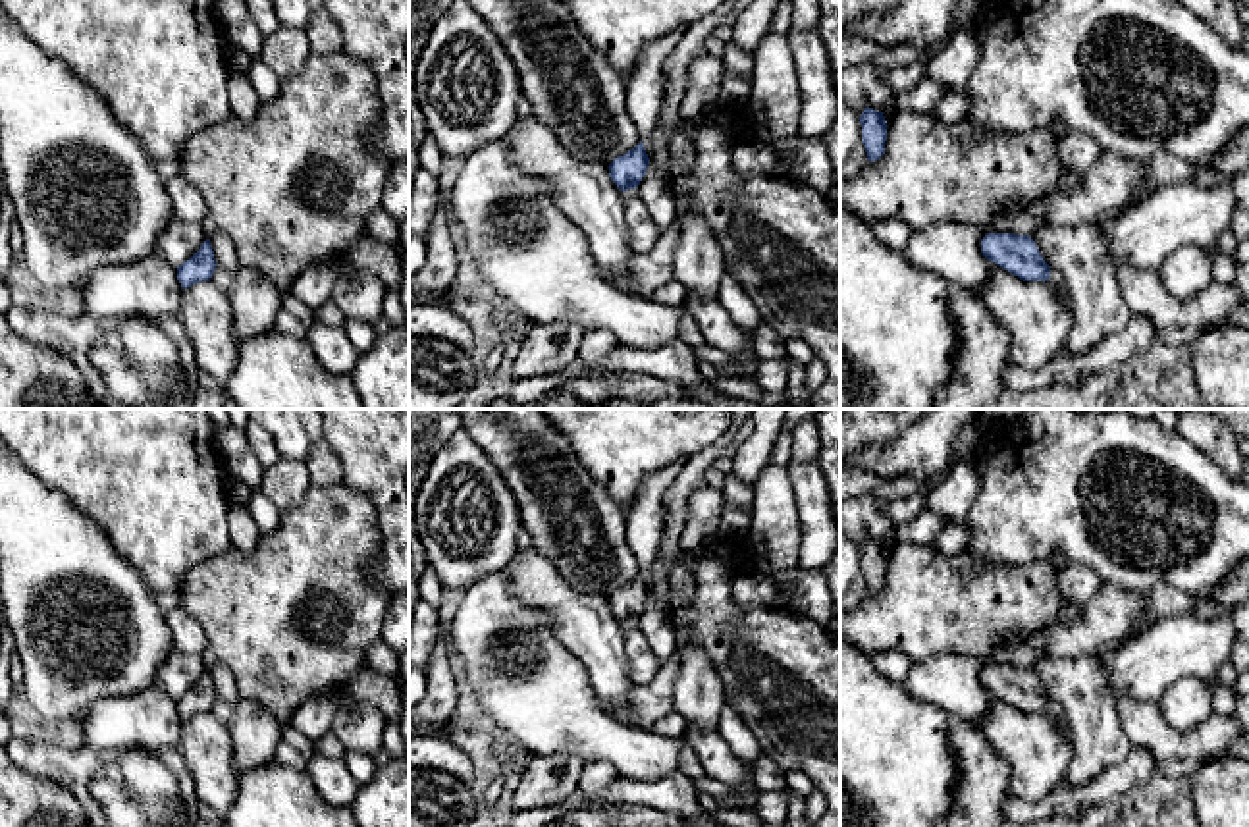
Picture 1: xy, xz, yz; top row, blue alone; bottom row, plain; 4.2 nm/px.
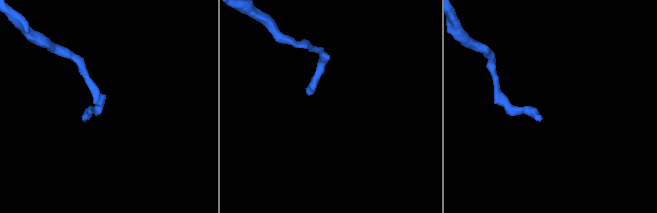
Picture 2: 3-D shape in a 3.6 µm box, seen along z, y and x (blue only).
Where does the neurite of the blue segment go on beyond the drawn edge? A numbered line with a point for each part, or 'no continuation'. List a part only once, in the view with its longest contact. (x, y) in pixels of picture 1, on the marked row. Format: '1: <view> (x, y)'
1: yz (1057, 284)

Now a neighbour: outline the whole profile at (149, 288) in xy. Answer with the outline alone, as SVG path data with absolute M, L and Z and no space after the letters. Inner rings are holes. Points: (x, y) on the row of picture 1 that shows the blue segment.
M152 253L129 264L102 266L79 289L83 312L94 318L166 320L181 310L177 266Z

